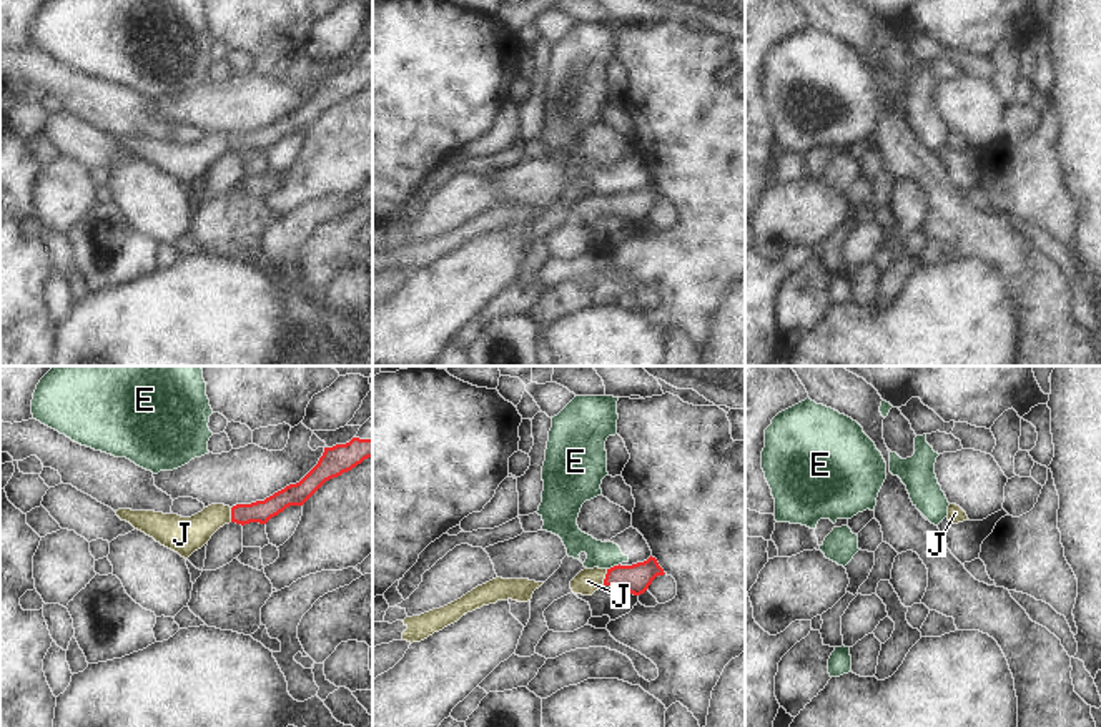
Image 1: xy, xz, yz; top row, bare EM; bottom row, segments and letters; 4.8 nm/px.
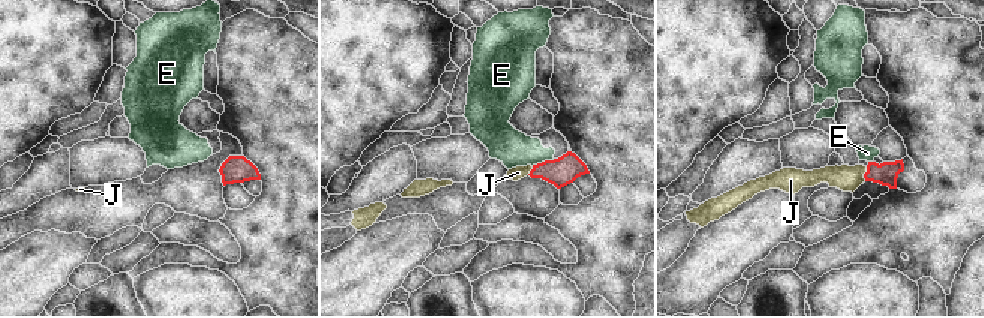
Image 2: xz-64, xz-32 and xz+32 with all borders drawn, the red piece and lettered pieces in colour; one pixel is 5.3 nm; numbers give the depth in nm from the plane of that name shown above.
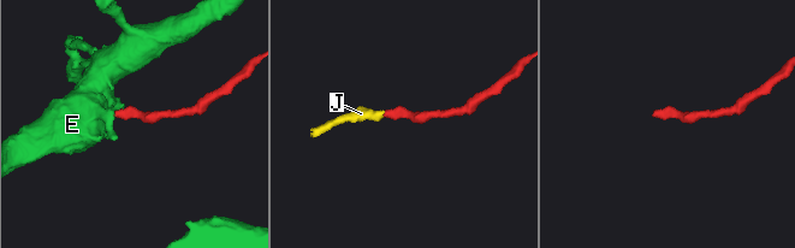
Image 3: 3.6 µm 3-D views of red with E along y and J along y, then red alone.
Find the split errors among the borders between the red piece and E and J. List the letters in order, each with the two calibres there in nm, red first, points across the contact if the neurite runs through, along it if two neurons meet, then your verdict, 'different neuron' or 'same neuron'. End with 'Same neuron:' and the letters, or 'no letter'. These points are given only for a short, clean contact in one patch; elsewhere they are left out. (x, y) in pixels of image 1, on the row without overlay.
E: 140 nm thick on the red side, 130 nm on the other; border along xz (619, 190), (607, 197); different neuron
J: 140 nm thick on the red side, 120 nm on the other; runs through xz (636, 207), (606, 205), (587, 208); same neuron
Same neuron: J

